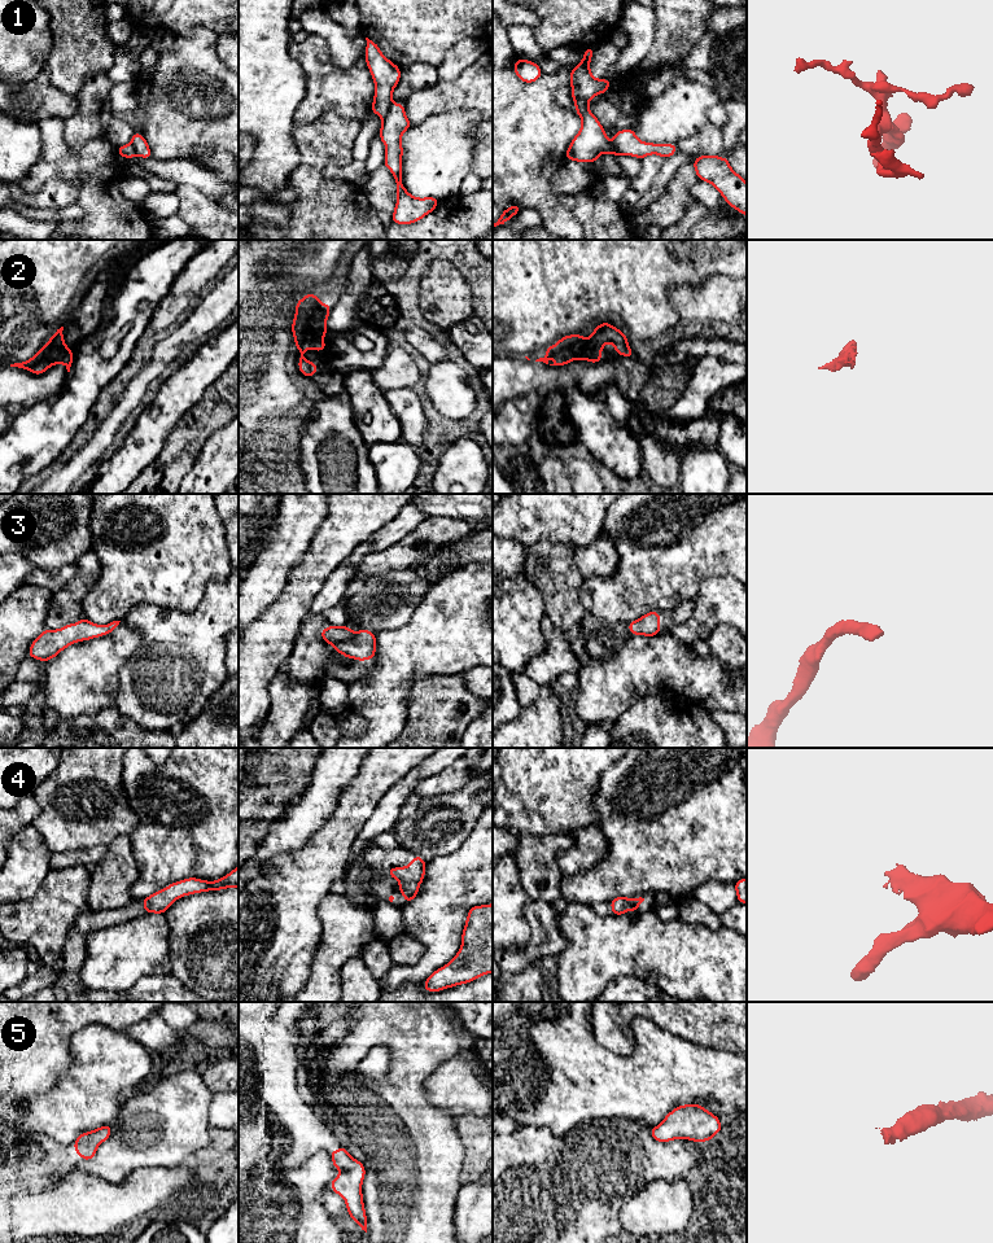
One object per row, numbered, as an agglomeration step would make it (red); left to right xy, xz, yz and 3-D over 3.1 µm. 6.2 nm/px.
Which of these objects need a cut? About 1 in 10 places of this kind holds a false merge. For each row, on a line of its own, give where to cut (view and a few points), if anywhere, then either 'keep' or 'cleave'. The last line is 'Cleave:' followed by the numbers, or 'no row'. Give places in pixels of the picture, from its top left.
1: cut xz (393, 103), (383, 118); cleave
2: cut none; keep
3: cut none; keep
4: cut none; keep
5: cut none; keep
Cleave: 1

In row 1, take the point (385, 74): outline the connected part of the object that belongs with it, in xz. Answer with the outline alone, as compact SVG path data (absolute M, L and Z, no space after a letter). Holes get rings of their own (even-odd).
M366 38L364 58L375 82L375 97L371 111L384 118L393 104L391 95L401 79L401 69L389 61L379 45Z

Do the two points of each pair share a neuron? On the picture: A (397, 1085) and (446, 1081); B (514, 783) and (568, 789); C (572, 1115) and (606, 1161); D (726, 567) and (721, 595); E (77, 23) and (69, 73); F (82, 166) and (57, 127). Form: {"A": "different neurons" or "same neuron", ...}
{"A": "different neurons", "B": "same neuron", "C": "different neurons", "D": "different neurons", "E": "same neuron", "F": "same neuron"}

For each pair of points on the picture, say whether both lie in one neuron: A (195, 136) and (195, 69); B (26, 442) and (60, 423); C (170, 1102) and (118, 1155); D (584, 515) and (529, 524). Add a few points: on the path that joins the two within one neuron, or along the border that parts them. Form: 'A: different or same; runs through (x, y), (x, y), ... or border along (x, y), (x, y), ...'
A: same; runs through (195, 119), (195, 86)
B: same; runs through (34, 441), (52, 424)
C: same; runs through (167, 1124), (166, 1141), (156, 1150), (140, 1154)
D: same; runs through (571, 515), (547, 515), (542, 520)

